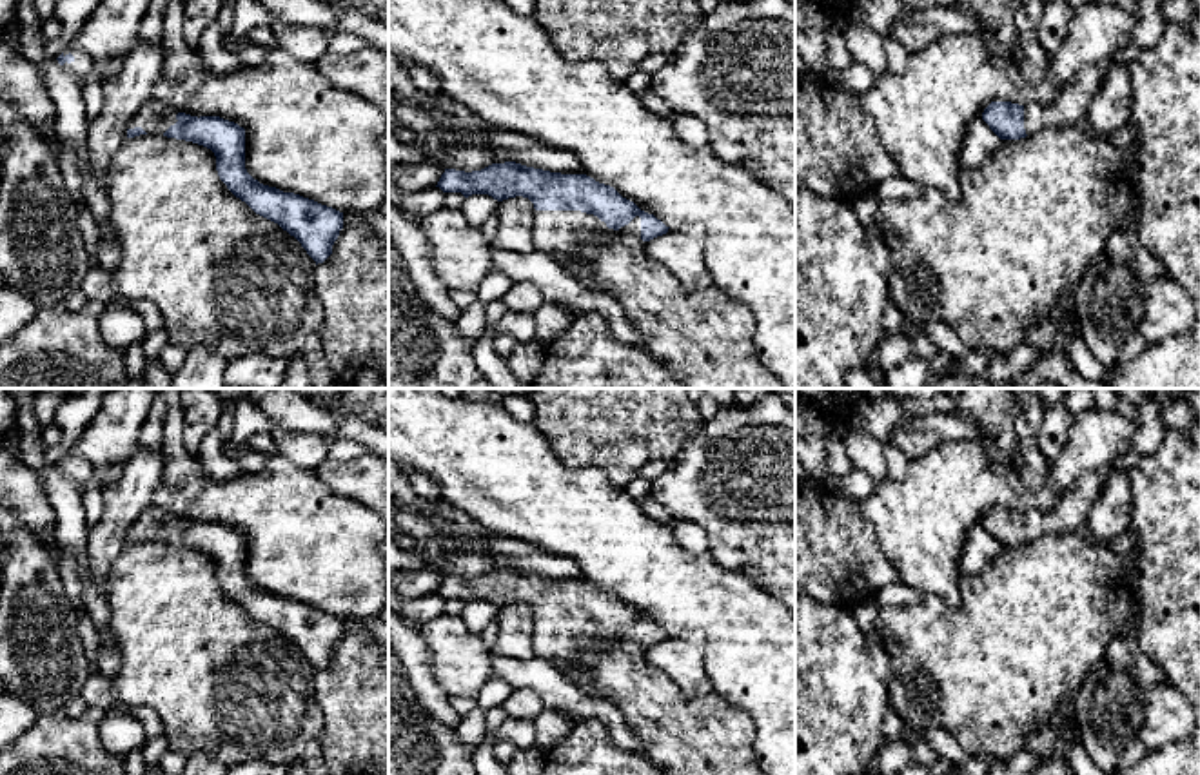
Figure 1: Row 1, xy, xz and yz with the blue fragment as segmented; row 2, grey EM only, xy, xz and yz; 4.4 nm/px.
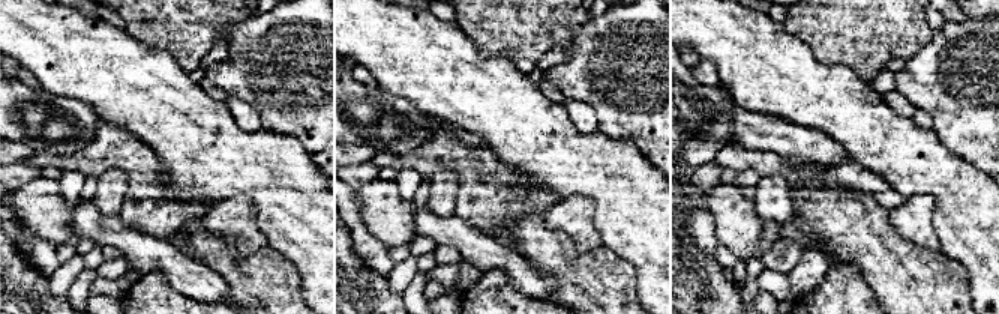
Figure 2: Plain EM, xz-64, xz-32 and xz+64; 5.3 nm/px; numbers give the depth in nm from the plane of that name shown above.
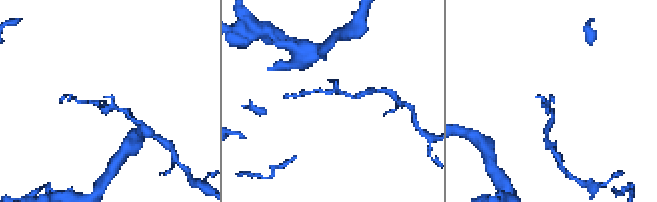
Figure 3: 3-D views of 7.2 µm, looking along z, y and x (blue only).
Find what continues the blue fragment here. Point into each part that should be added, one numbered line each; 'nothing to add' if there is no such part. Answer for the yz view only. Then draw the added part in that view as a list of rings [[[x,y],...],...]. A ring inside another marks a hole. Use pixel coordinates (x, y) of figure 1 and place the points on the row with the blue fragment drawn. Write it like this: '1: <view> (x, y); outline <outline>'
1: yz (1070, 106); outline [[[1131,42],[1111,62],[1133,64],[1140,49]],[[1111,62],[1093,64],[1082,69],[1048,105],[1024,105],[1024,129],[1031,138],[1048,127],[1078,123],[1087,111],[1093,96],[1100,89]]]

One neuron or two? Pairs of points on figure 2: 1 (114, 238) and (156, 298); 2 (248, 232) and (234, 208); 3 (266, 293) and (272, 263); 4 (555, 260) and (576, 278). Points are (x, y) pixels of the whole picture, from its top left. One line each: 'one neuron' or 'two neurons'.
1: two neurons
2: one neuron
3: one neuron
4: one neuron

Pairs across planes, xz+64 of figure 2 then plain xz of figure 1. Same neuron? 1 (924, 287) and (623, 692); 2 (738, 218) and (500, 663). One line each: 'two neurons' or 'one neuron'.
1: one neuron
2: two neurons

